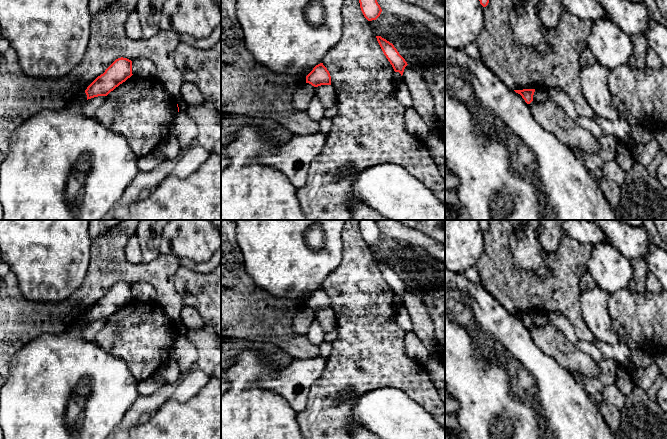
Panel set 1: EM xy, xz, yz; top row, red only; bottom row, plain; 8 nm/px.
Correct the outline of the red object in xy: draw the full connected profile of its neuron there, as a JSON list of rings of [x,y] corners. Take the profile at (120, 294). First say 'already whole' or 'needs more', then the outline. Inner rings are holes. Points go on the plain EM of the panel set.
already whole | [[[123,281],[116,283],[87,311],[85,314],[87,324],[98,320],[107,320],[132,299],[132,285]]]

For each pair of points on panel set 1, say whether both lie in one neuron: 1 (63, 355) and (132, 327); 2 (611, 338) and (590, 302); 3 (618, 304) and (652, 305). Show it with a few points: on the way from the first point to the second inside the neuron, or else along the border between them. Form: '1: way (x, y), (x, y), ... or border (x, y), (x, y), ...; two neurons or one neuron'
1: border (95, 341), (99, 346), (115, 356); two neurons
2: way (603, 329), (595, 311); one neuron
3: way (626, 305), (644, 305); one neuron

